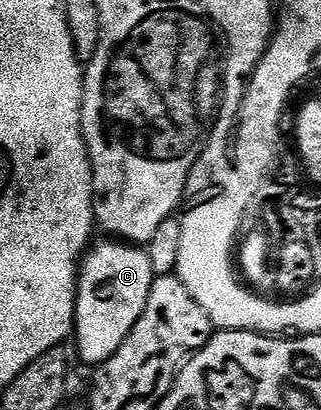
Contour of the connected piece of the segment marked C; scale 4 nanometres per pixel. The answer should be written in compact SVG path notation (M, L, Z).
M105 239L90 244L87 252L79 262L77 275L77 316L75 318L75 342L77 341L77 353L83 360L91 364L91 367L101 365L119 347L123 347L123 339L131 335L135 323L139 323L139 315L147 307L147 295L151 295L153 278L155 276L151 267L151 259L148 252L140 244L126 243L120 239Z

